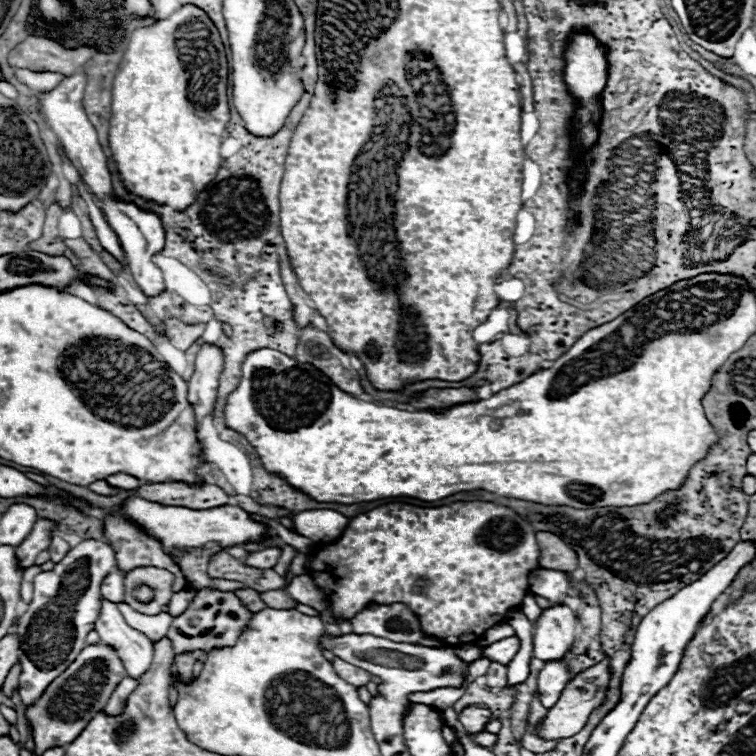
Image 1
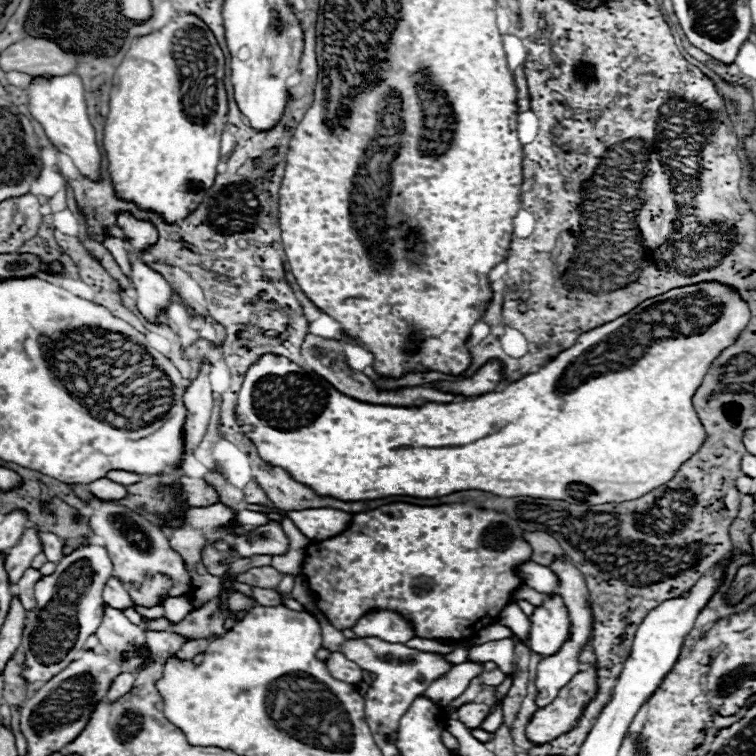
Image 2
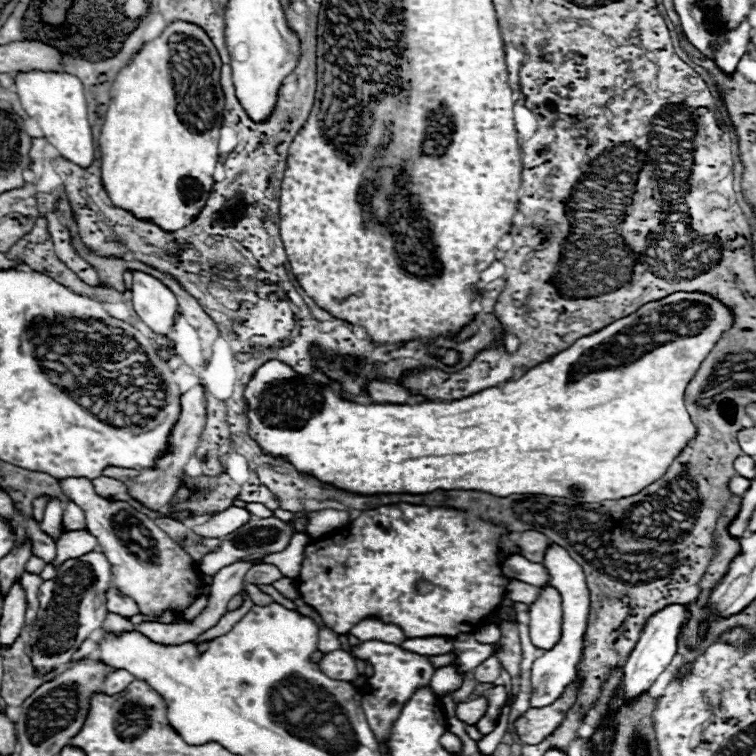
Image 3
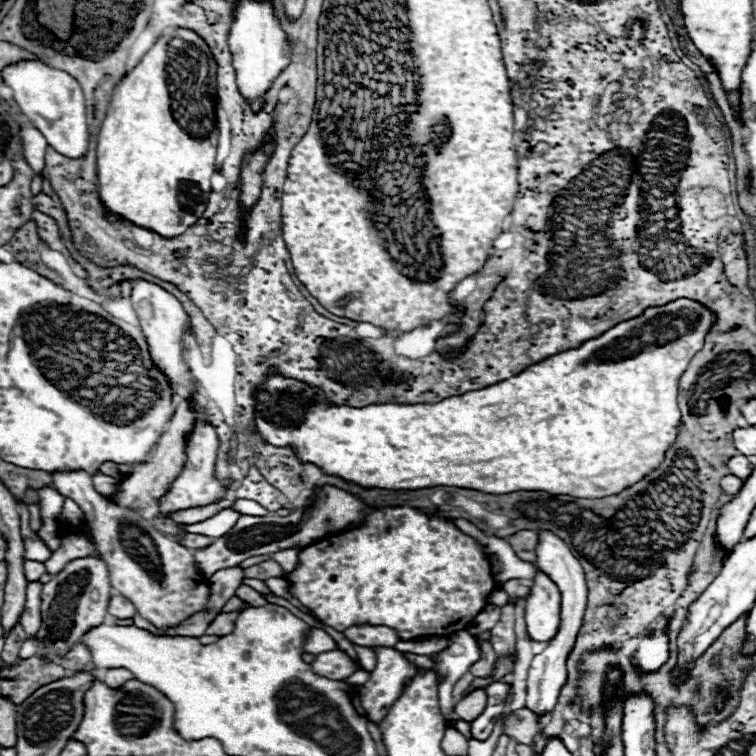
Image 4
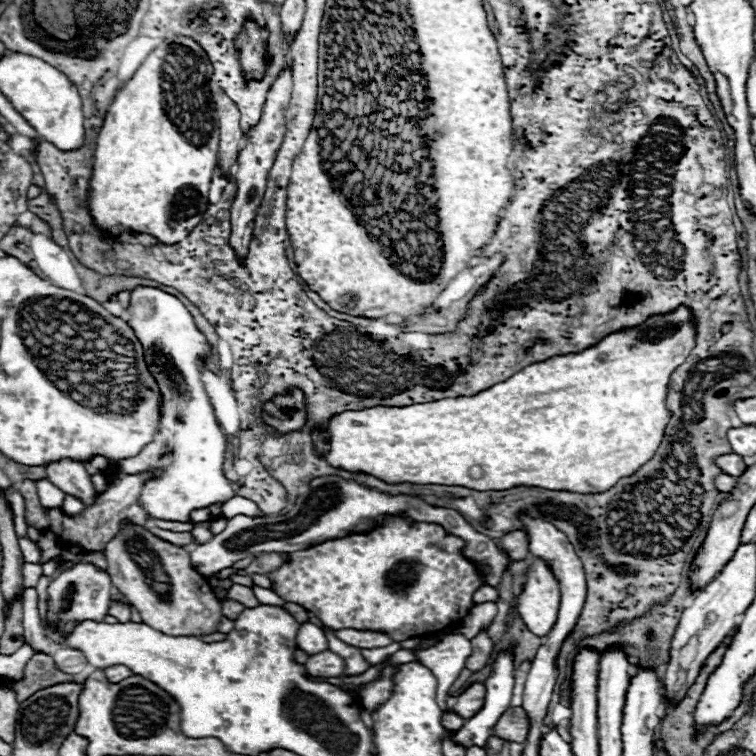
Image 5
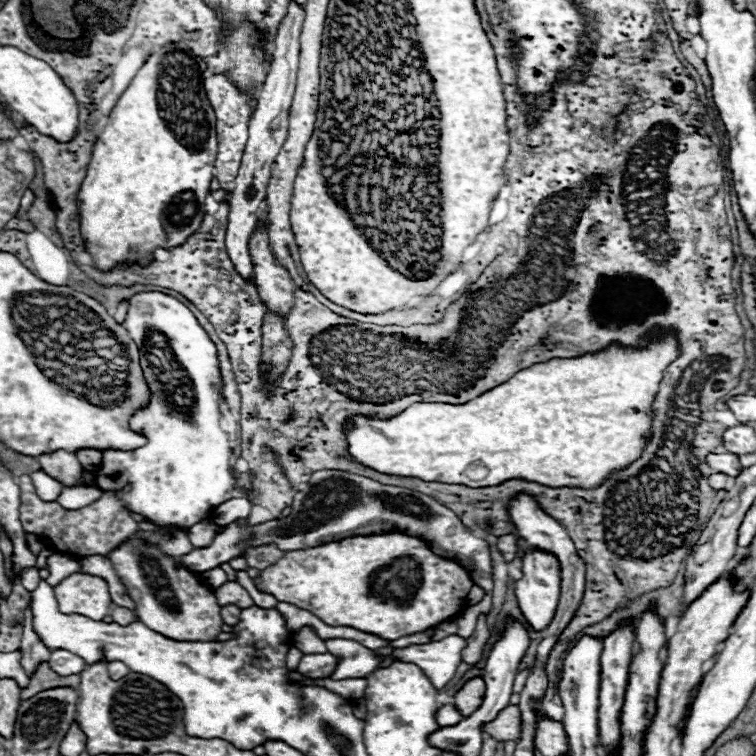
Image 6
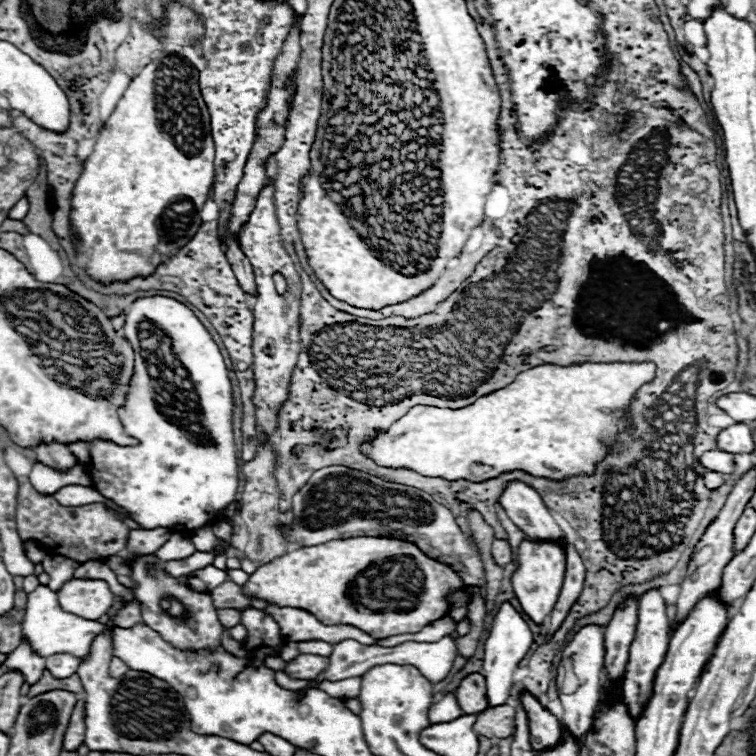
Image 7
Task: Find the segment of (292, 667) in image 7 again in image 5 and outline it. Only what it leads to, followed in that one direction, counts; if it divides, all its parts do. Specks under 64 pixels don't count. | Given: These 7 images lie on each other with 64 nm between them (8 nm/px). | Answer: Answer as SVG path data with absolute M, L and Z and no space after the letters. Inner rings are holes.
M330 650L310 656L304 666L312 676L322 676L322 678L340 678L346 668L342 656L330 652Z

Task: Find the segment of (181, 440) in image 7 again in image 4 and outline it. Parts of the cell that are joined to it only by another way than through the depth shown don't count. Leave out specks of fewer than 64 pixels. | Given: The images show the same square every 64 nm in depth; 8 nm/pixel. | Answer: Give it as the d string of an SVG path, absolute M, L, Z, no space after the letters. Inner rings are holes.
M136 280L134 282L134 290L132 290L132 306L134 306L134 312L140 320L140 326L142 326L142 332L146 334L146 340L148 340L148 348L150 348L150 356L154 360L154 364L170 376L172 380L172 390L174 394L178 396L188 396L188 394L194 394L194 386L188 386L184 388L180 382L188 380L190 378L190 370L188 366L184 364L184 356L182 356L182 334L186 328L190 328L190 322L188 322L188 316L182 308L182 304L164 288L160 288L158 284L152 284L152 282L146 282L146 280ZM198 420L196 428L194 428L194 434L190 436L190 442L188 442L188 462L186 462L182 474L174 480L172 490L160 502L160 512L162 514L184 510L184 508L206 506L206 504L212 504L214 500L226 496L222 482L218 478L214 478L216 450L218 450L218 438L216 438L214 428L212 426L206 426L204 420Z

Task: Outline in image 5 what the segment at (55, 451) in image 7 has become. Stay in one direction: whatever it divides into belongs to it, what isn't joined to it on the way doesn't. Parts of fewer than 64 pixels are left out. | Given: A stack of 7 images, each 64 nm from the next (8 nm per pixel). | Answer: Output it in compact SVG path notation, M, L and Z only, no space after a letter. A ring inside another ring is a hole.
M62 460L62 462L50 464L46 466L46 474L48 474L48 480L54 486L58 486L64 494L70 494L70 496L74 494L78 496L78 500L86 500L86 508L96 504L98 496L96 496L96 490L92 488L90 474L80 462Z

